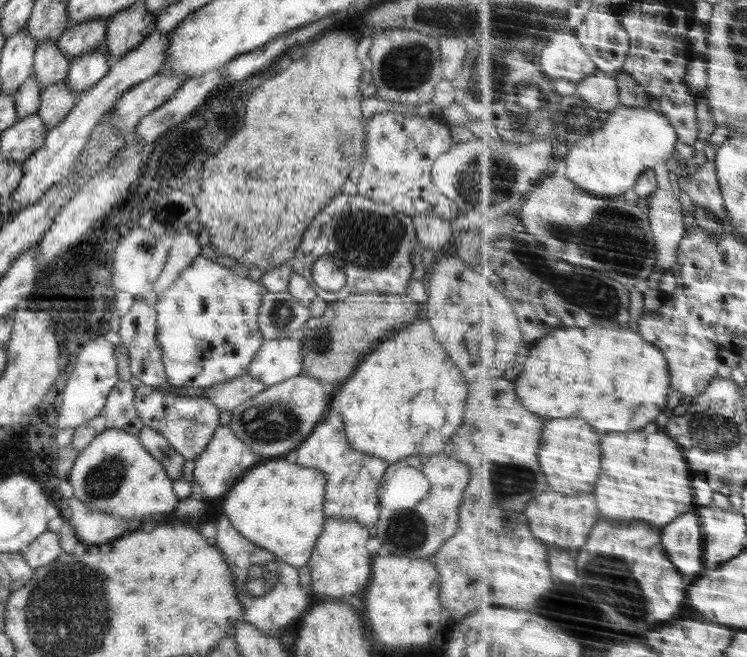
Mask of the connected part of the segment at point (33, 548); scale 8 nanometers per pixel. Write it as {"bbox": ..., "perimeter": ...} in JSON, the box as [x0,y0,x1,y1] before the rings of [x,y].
{"bbox":[23,530,63,570],"perimeter":[[[47,530],[35,538],[23,552],[24,560],[28,562],[28,566],[35,570],[53,563],[63,552],[59,539],[58,533]]]}

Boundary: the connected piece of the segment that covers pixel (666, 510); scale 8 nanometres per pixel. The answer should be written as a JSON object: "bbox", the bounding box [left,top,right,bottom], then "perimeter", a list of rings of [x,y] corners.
{"bbox":[595,432,697,529],"perimeter":[[[612,432],[604,444],[606,464],[602,462],[604,472],[595,491],[598,502],[602,502],[598,505],[602,506],[603,518],[618,523],[646,520],[664,529],[694,508],[697,496],[692,486],[692,468],[685,450],[668,432]]]}

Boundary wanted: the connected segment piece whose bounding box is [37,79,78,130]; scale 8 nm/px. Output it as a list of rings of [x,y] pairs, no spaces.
[[[66,79],[48,85],[41,92],[40,100],[37,113],[42,117],[42,123],[46,123],[48,130],[62,122],[78,102]]]

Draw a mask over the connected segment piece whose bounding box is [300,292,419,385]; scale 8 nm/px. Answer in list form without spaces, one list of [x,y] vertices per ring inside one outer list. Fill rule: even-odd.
[[[406,292],[402,294],[373,293],[353,294],[342,301],[327,303],[327,307],[320,317],[310,316],[306,321],[301,339],[302,360],[304,360],[304,373],[321,381],[323,384],[342,384],[348,376],[356,370],[356,366],[364,360],[366,354],[374,352],[384,340],[394,336],[400,324],[413,322],[417,318],[418,303]]]

